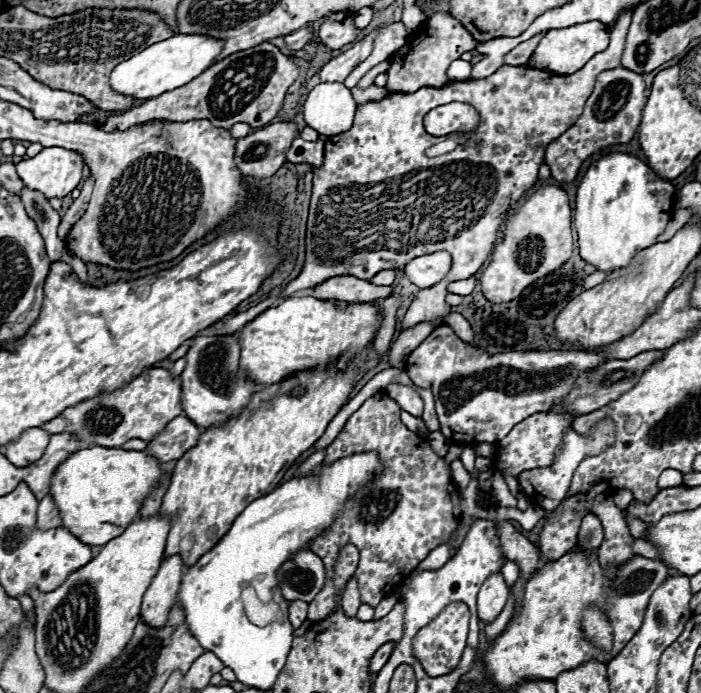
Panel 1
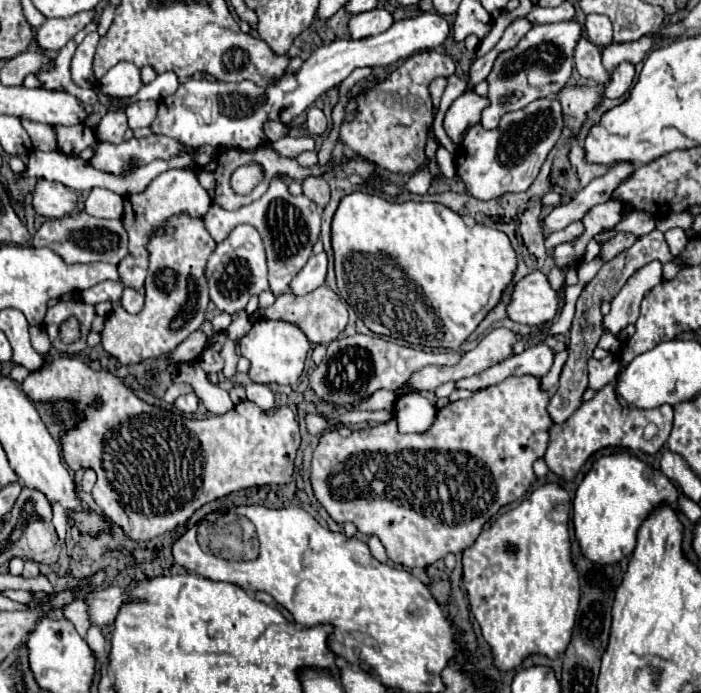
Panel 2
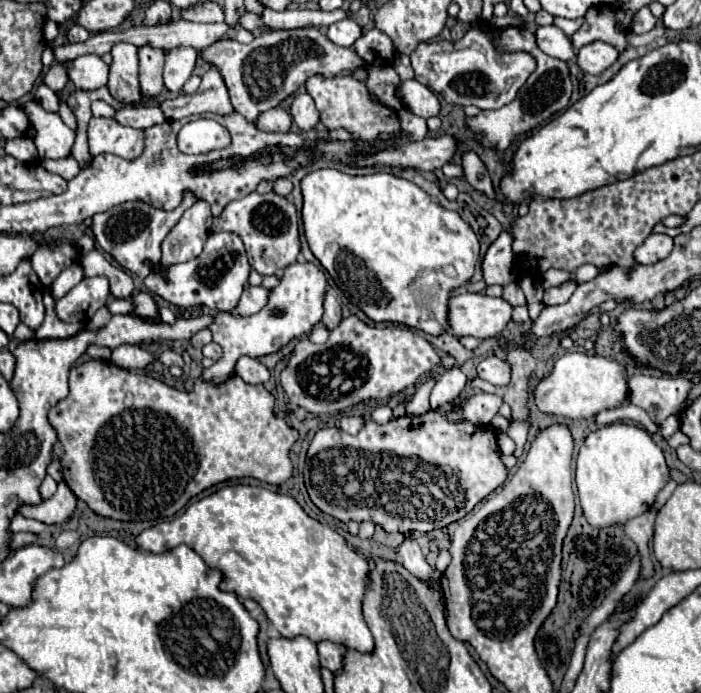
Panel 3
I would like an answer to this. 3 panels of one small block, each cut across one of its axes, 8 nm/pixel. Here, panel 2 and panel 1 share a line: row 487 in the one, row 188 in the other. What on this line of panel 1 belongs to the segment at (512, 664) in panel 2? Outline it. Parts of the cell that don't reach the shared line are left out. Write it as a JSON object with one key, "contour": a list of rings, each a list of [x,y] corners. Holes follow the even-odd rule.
{"contour":[[[540,186],[518,210],[506,220],[502,238],[492,250],[490,264],[482,272],[480,284],[484,298],[500,304],[520,296],[538,278],[554,272],[560,264],[572,256],[572,228],[570,228],[570,206],[568,196],[558,186]]]}

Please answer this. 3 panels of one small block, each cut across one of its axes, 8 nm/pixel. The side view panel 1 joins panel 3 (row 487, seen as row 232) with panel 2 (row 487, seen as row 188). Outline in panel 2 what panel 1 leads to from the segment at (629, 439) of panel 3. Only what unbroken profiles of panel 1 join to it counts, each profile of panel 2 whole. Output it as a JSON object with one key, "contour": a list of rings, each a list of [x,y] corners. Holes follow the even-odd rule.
{"contour":[[[630,452],[600,456],[582,478],[574,496],[574,532],[582,554],[598,564],[616,564],[636,546],[636,534],[644,518],[658,506],[674,506],[676,486],[656,468]]]}

